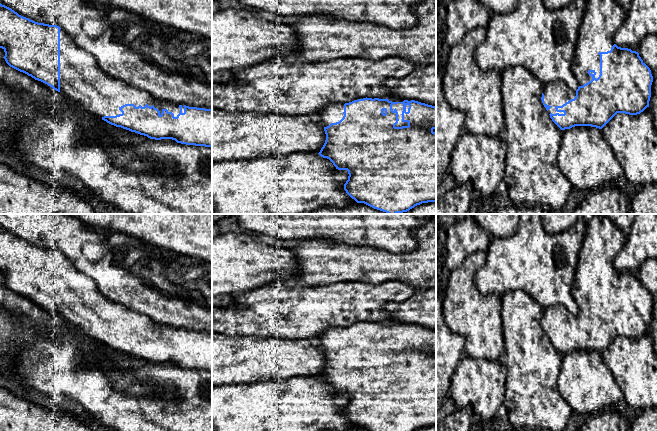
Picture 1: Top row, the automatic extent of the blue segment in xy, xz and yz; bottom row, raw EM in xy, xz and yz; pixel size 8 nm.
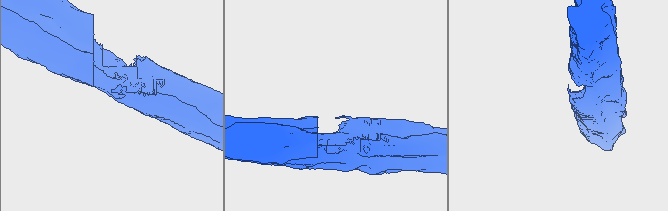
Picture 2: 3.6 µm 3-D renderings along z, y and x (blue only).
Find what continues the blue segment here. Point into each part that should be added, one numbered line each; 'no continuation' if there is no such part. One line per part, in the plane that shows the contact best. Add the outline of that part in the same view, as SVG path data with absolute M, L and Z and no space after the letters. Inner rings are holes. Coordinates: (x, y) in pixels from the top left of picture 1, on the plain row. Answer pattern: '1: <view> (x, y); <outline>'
1: xy (81, 303); M60 253L60 316L74 325L83 335L91 337L96 342L116 340L122 338L119 332L125 328L134 328L136 331L154 330L160 335L167 333L174 341L180 337L179 329L168 325L159 325L146 315L132 311L121 304L115 304L105 298L98 290L96 283L88 276L74 268L69 259Z

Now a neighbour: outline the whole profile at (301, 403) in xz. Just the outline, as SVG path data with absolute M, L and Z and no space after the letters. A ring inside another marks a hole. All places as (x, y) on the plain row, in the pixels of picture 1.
M318 377L212 386L212 430L344 431L357 427L344 414L348 400Z

